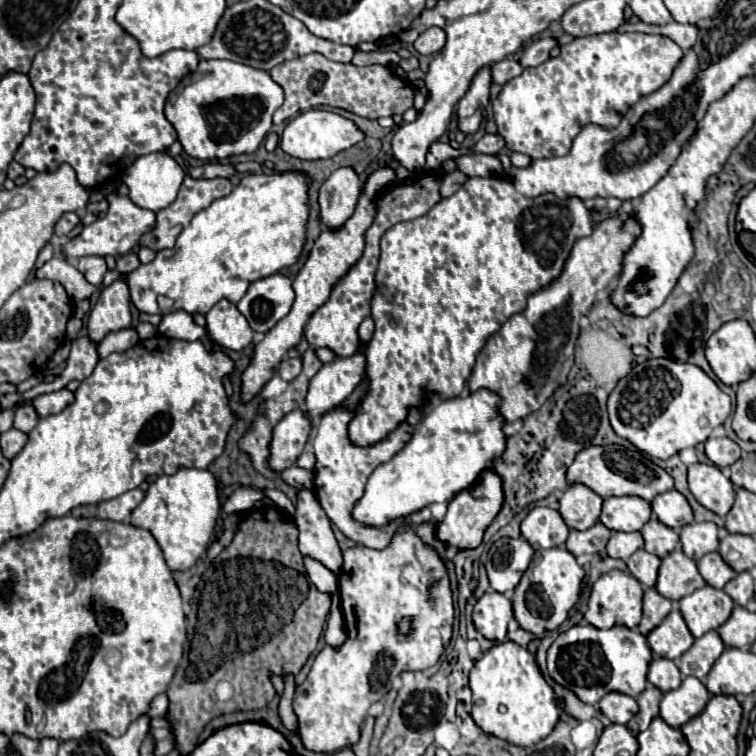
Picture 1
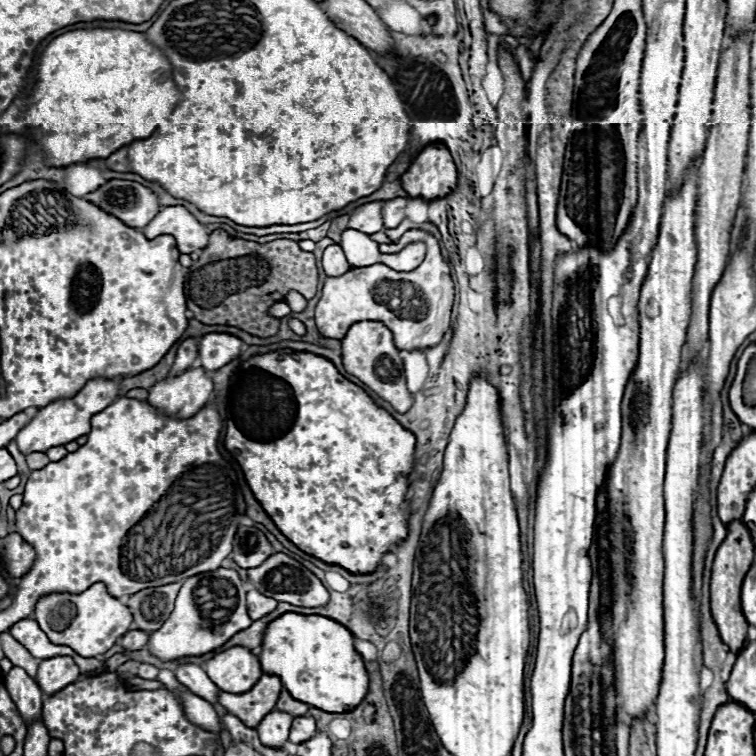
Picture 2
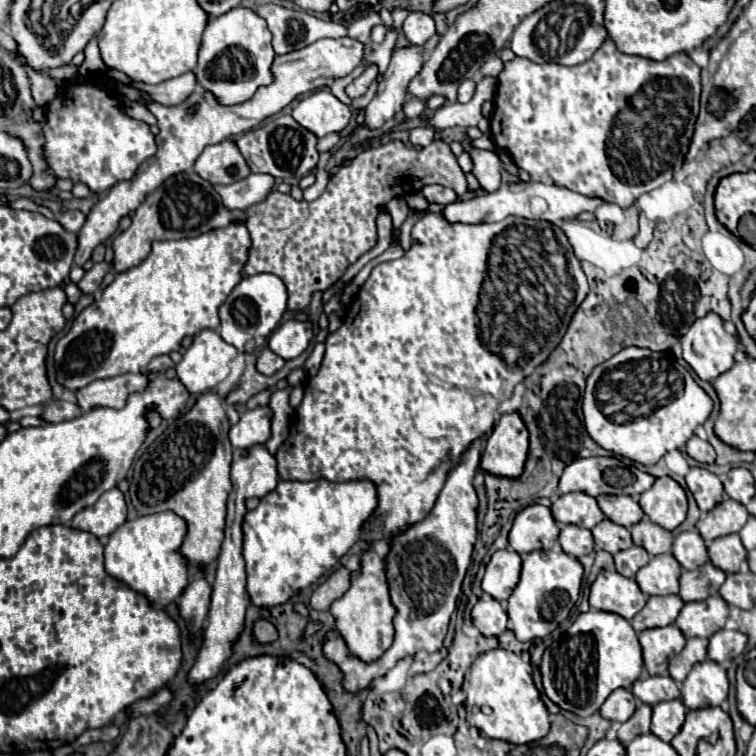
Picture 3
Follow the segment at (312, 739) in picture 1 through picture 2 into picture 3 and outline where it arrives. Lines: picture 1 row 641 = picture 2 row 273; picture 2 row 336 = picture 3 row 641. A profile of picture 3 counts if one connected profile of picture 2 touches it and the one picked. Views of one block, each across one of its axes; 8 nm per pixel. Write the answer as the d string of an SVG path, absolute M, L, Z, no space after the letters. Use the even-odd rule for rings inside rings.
M476 440L464 452L460 464L450 472L432 512L422 522L410 526L404 534L396 536L392 542L392 548L386 556L390 596L392 596L392 604L398 610L394 616L396 636L392 648L388 648L382 654L382 658L378 658L376 662L366 664L348 654L348 648L338 632L328 634L324 644L324 654L342 668L342 672L346 674L344 686L350 692L358 692L366 688L374 678L384 676L400 658L408 654L416 654L420 650L436 652L442 648L448 622L456 608L456 598L460 594L464 574L470 566L472 548L478 534L476 530L478 496L472 486L472 480L480 464L480 446L482 440Z

